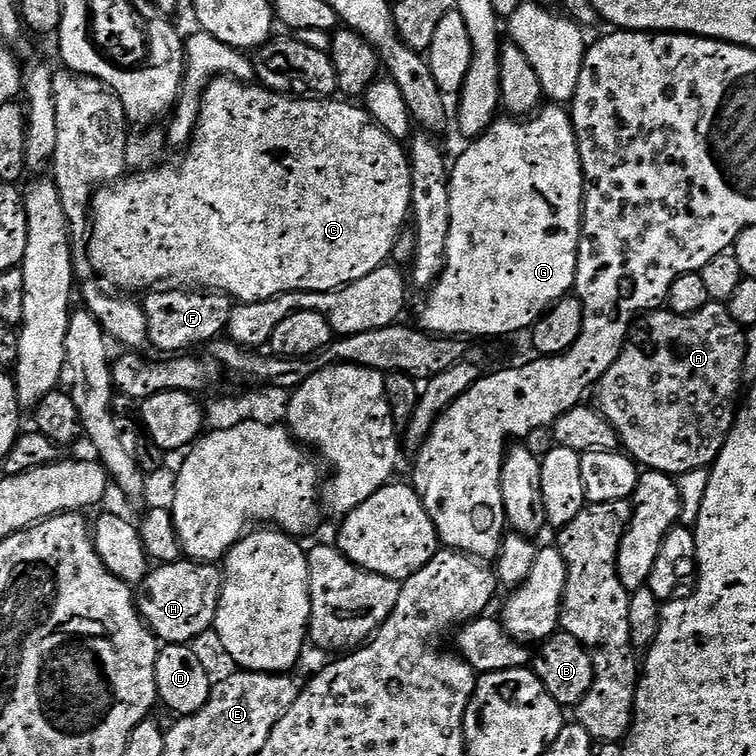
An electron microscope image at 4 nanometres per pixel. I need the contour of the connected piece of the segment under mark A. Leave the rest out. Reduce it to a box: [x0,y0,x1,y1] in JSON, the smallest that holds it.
[594,302,748,478]

